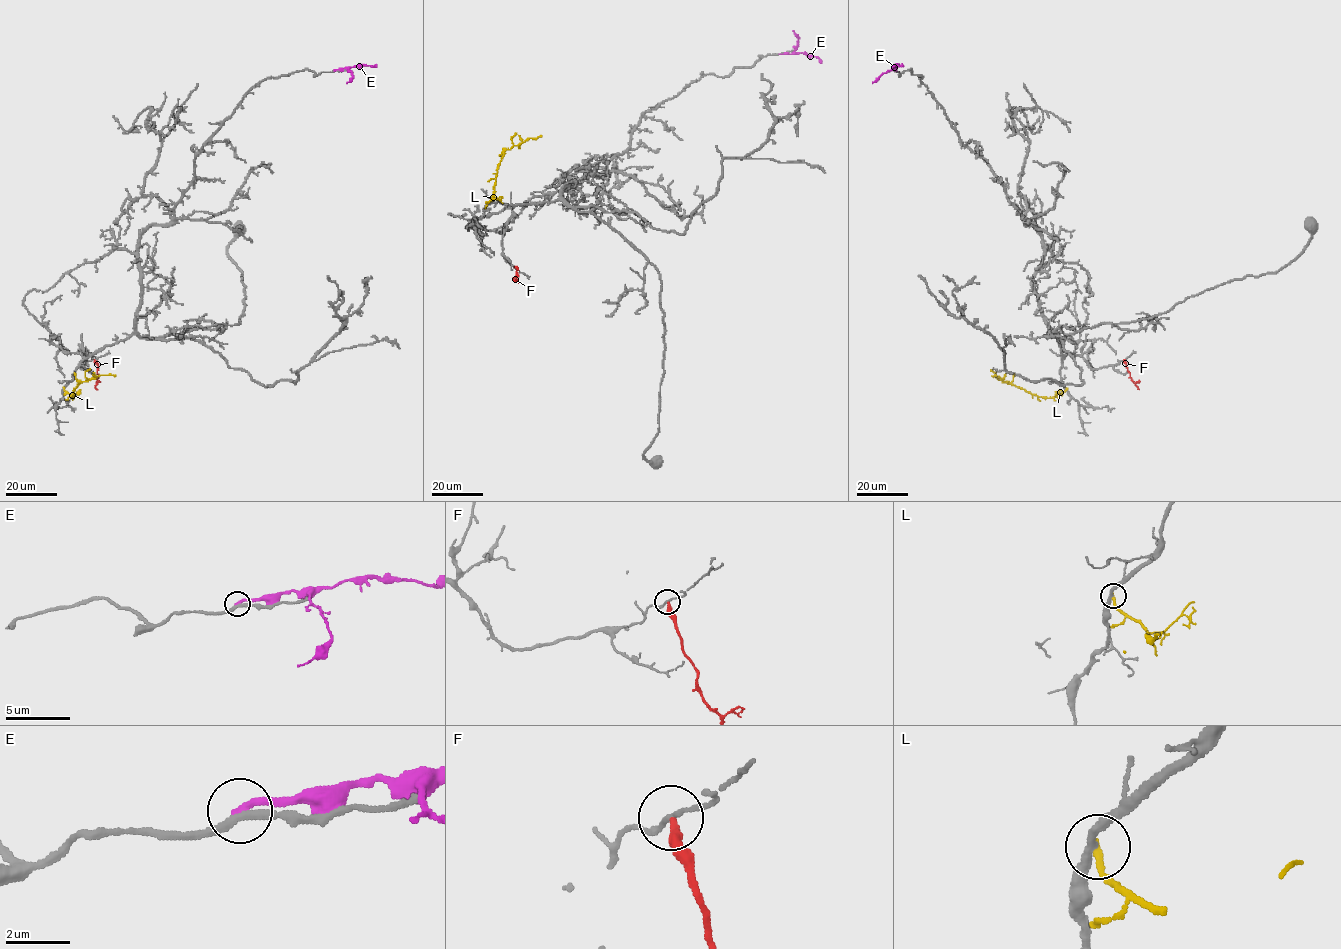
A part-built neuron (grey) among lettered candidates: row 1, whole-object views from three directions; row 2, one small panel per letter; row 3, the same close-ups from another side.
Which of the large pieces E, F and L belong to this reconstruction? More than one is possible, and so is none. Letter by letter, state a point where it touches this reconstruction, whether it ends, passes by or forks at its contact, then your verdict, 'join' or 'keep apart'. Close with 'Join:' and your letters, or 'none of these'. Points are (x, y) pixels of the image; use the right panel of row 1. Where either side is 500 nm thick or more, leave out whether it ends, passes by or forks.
E: meets grey at (896, 70); it ends there; keep apart
F: meets grey at (1124, 359); it ends there; keep apart
L: meets grey at (1066, 389); it ends there; keep apart
Join: none of these

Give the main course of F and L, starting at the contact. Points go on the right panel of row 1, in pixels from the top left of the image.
F: (1124, 360), (1131, 379), (1138, 388)
L: (1066, 389), (1056, 396), (1038, 397), (991, 375)

